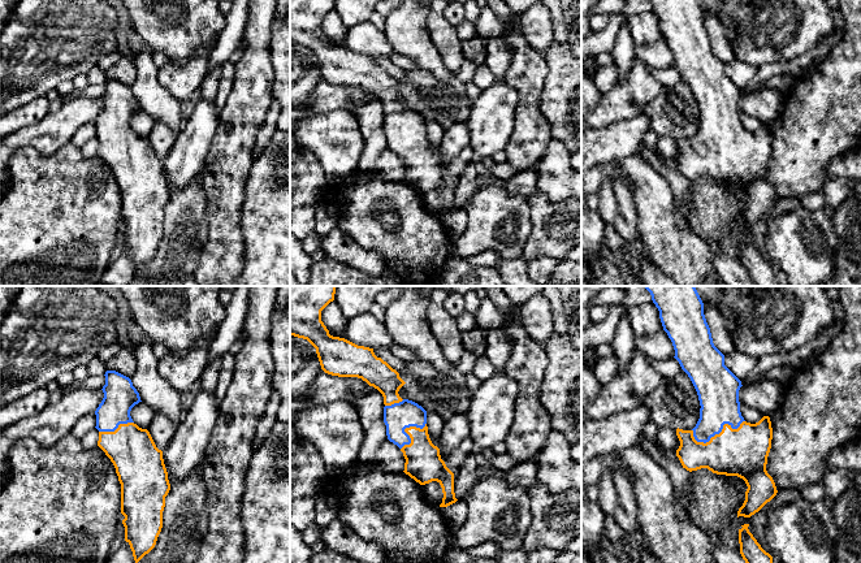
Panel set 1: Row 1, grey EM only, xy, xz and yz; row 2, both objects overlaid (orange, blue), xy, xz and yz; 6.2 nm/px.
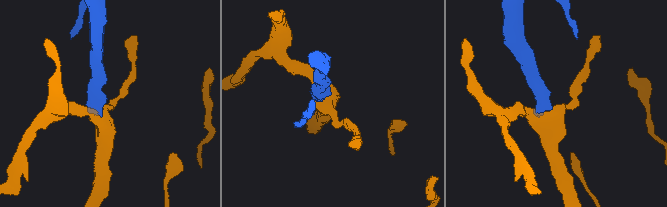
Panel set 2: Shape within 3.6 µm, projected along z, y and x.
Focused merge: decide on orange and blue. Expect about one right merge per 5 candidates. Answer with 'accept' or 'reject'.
accept

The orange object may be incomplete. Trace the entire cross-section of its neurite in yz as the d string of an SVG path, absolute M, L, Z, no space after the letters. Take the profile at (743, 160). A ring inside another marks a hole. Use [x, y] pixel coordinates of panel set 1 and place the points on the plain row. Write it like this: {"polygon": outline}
{"polygon": "M649 0L659 20L675 68L691 87L700 109L700 127L692 139L676 138L683 177L708 177L737 185L748 195L737 226L750 226L778 202L766 179L773 137L769 125L750 133L740 121L741 90L724 74L714 55L697 0Z"}

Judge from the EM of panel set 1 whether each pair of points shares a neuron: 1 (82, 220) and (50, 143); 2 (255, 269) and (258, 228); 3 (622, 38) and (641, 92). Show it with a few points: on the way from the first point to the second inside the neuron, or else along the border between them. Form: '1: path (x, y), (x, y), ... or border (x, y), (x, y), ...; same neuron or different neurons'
1: border (69, 141), (51, 154), (24, 146); different neurons
2: path (258, 259), (258, 238); same neuron
3: border (635, 55), (630, 73), (623, 79), (617, 81); different neurons

